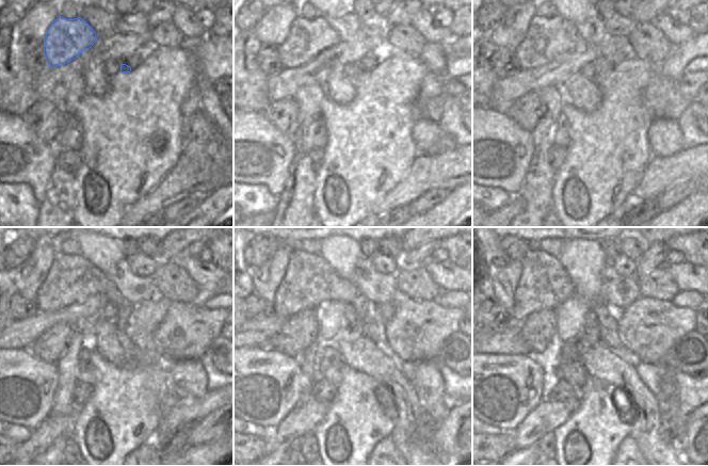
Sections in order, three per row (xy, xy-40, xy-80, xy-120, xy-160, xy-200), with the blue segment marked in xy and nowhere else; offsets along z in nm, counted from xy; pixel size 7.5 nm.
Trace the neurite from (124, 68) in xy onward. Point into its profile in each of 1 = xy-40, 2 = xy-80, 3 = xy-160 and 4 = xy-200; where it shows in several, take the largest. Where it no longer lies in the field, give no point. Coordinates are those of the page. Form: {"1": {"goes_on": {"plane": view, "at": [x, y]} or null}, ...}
{"1": {"goes_on": {"plane": "xy-40", "at": [364, 69]}}, "2": {"goes_on": {"plane": "xy-80", "at": [601, 71]}}, "3": {"goes_on": {"plane": "xy-160", "at": [309, 279]}}, "4": {"goes_on": {"plane": "xy-200", "at": [544, 284]}}}

